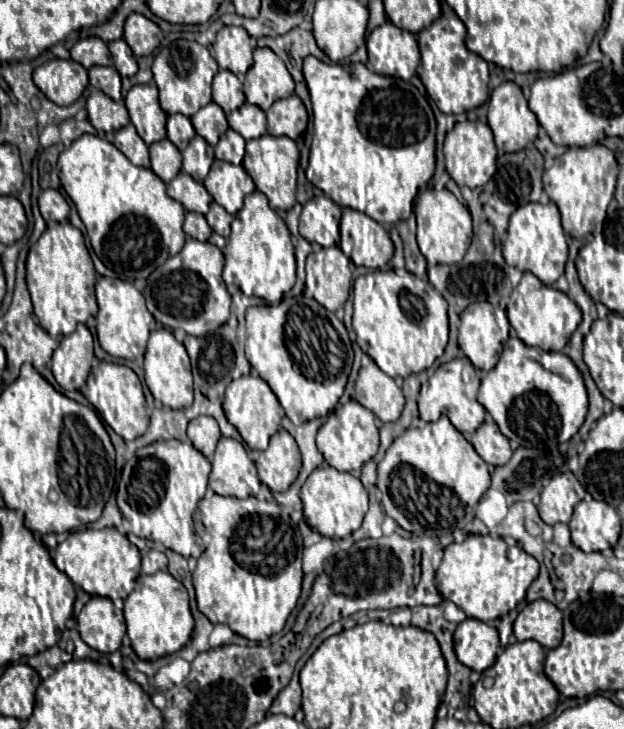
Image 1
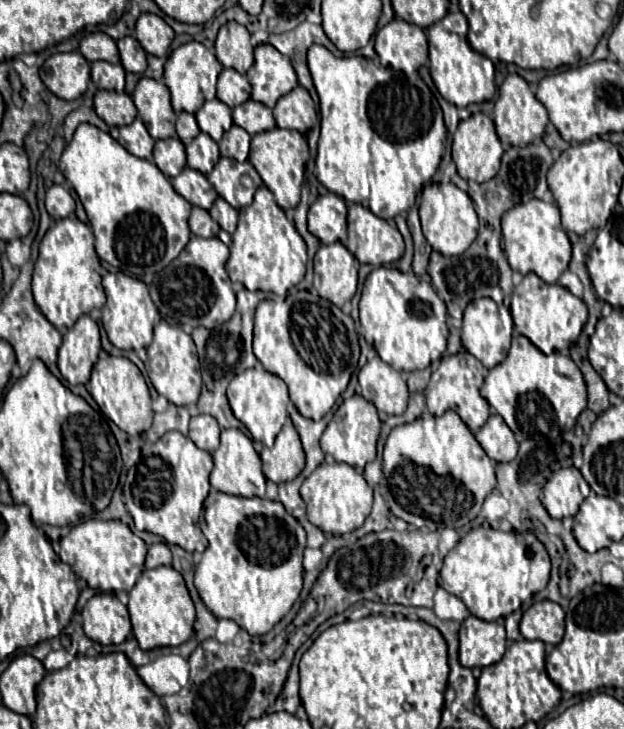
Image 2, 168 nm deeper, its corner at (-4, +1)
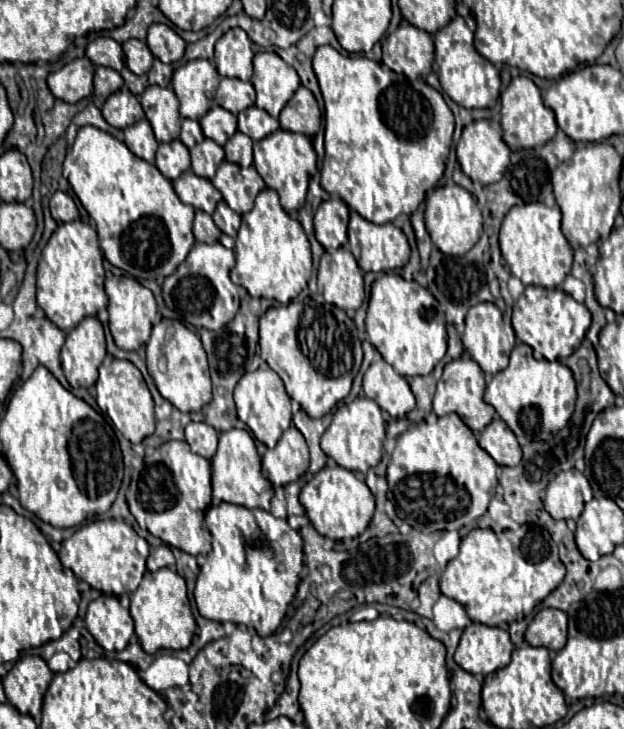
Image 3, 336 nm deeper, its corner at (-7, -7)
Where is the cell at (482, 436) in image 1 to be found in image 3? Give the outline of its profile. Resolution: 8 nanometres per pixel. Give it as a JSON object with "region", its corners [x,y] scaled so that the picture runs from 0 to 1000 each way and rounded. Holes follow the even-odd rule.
{"region":[[[798,572],[772,591],[766,608],[798,638],[824,641],[837,630],[837,616],[827,599],[821,597],[821,591],[814,591],[814,583]]]}

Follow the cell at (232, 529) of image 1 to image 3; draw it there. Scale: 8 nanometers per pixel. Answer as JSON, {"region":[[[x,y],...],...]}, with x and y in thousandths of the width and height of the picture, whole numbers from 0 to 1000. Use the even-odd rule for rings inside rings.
{"region":[[[349,690],[330,701],[330,720],[338,734],[340,756],[330,764],[330,772],[321,778],[314,794],[311,822],[321,844],[330,849],[359,855],[378,855],[410,863],[413,871],[436,871],[458,846],[462,833],[474,822],[481,783],[487,775],[484,737],[471,728],[458,712],[446,712],[420,698],[388,698],[372,690]]]}

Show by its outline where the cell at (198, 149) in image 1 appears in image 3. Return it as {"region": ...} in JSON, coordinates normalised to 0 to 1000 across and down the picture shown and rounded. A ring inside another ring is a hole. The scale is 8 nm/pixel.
{"region":[[[327,191],[308,207],[308,235],[327,246],[340,246],[346,240],[349,226],[359,221],[359,204],[346,199],[340,191]]]}

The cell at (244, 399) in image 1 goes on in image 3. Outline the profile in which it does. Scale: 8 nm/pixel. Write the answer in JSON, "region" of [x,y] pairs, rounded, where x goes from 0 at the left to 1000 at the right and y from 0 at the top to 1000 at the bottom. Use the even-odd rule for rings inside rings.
{"region":[[[417,491],[418,499],[410,509],[394,509],[385,525],[375,534],[375,553],[381,561],[381,572],[397,583],[397,588],[407,594],[407,599],[423,608],[429,616],[442,613],[449,597],[465,586],[468,569],[465,569],[465,545],[455,534],[452,520],[433,506]]]}

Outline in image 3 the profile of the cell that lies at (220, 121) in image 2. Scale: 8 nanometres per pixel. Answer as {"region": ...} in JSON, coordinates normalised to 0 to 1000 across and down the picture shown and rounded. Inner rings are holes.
{"region":[[[346,144],[340,152],[333,152],[333,158],[321,163],[321,174],[333,191],[359,199],[378,182],[378,158]]]}

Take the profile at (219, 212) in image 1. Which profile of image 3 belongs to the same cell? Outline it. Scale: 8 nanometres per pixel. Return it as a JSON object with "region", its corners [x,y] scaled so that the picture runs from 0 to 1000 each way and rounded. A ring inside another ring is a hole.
{"region":[[[359,276],[349,278],[340,300],[343,300],[346,311],[349,311],[356,320],[369,322],[369,325],[378,325],[381,311],[385,311],[385,306],[388,306],[388,298],[385,298],[378,289],[372,289]]]}

